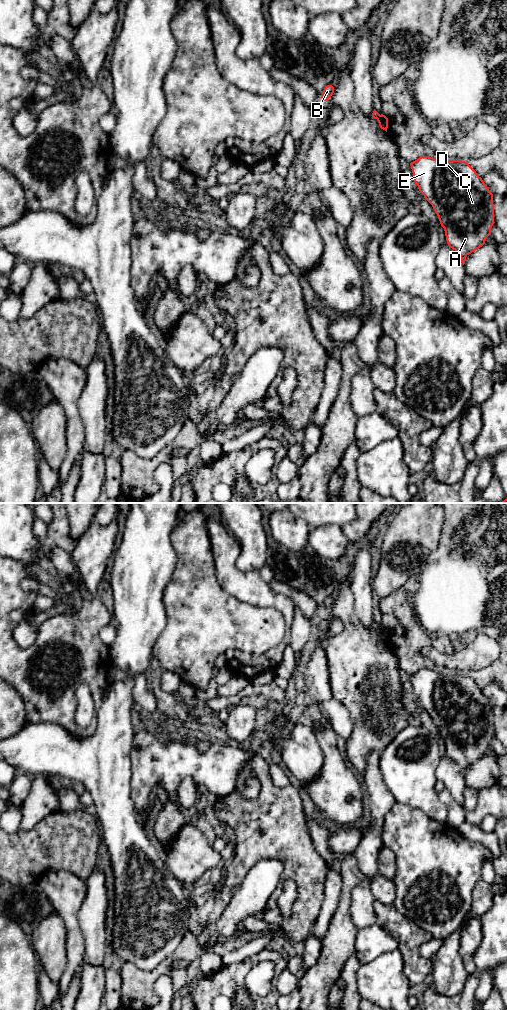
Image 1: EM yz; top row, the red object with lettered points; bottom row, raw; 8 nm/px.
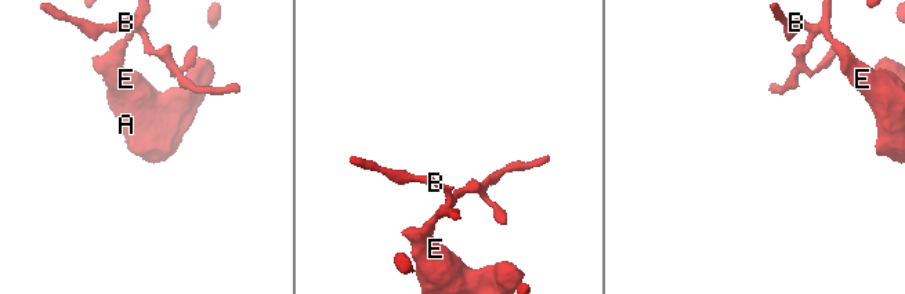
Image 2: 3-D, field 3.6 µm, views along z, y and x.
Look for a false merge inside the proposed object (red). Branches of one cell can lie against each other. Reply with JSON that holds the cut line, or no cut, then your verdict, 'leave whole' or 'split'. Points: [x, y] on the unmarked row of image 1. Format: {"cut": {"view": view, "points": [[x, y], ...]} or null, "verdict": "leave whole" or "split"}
{"cut": {"view": "yz", "points": [[380, 627], [376, 630]]}, "verdict": "split"}

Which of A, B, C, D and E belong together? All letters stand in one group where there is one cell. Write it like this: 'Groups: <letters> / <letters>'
Groups: A C D E / B

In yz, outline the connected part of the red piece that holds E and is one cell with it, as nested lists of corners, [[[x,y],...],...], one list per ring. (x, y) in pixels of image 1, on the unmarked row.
[[[421,668],[410,675],[414,695],[424,710],[432,717],[438,728],[441,738],[444,740],[447,756],[455,762],[465,776],[466,769],[485,756],[486,750],[491,746],[494,734],[493,706],[476,683],[465,673],[449,672],[439,674],[430,668]]]

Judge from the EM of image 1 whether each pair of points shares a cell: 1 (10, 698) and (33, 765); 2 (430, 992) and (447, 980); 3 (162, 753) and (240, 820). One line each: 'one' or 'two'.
1: two
2: two
3: two

